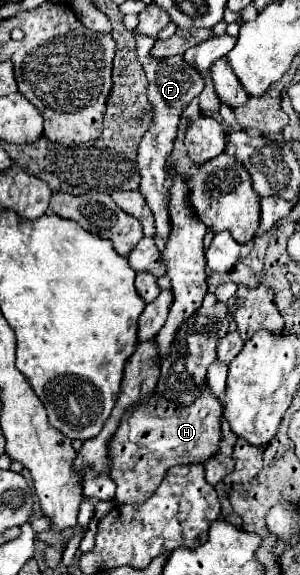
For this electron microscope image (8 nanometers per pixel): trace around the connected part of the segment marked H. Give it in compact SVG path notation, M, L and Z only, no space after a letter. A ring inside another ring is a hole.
M206 387L202 395L188 407L176 407L174 403L156 397L156 393L140 403L136 409L122 417L120 429L110 439L110 479L116 483L116 503L142 503L146 501L166 471L174 465L204 463L218 451L220 443L220 417L222 403ZM136 411L136 421L134 421Z

